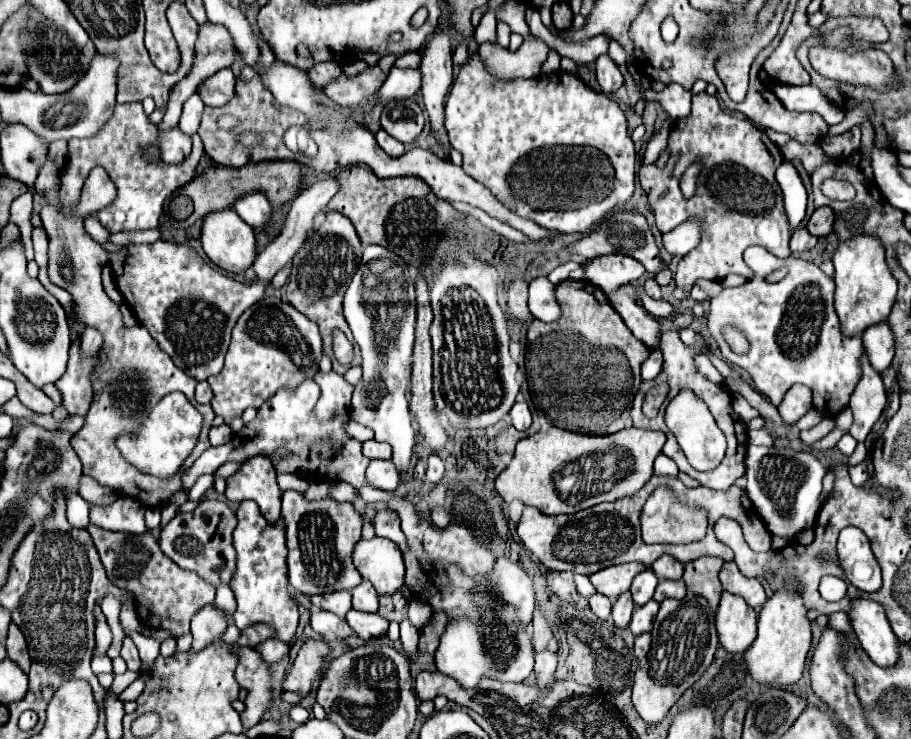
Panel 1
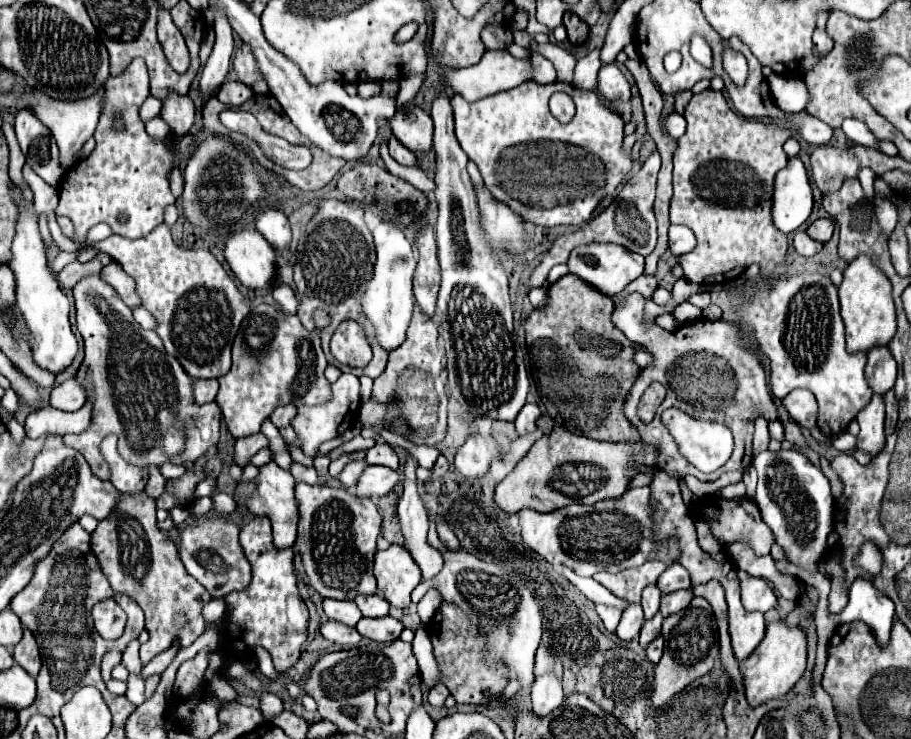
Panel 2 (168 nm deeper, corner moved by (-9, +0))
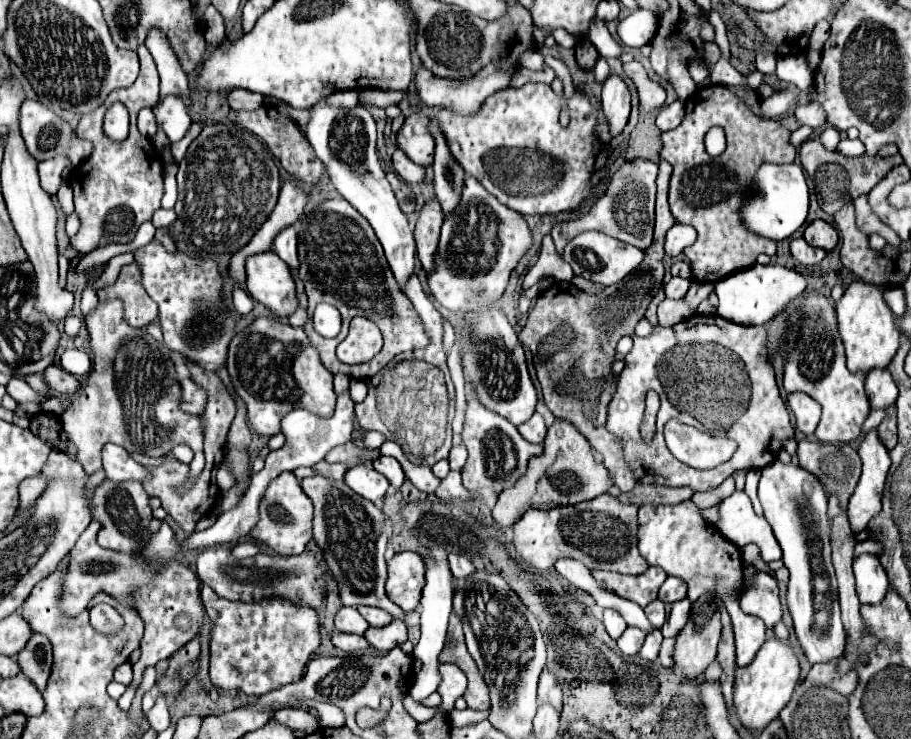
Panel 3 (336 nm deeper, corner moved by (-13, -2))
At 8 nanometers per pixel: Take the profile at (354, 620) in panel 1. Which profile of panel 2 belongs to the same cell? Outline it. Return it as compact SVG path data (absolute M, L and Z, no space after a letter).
M381 617L381 619L361 619L357 623L357 631L377 643L391 643L395 639L399 639L401 631L403 631L403 623L393 619L393 617Z

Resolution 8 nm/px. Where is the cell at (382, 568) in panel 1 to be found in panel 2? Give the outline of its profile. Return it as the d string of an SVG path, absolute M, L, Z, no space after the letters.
M389 545L387 549L377 551L373 573L383 599L399 609L409 607L411 593L421 581L421 569L417 569L417 563L409 557L405 547Z

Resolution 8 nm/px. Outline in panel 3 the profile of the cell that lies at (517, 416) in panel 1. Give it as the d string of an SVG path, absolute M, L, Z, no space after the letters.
M537 411L533 413L533 417L531 417L529 421L521 423L517 429L519 429L519 433L521 433L527 441L531 441L531 443L543 443L545 433L547 433L545 421L543 421L541 413L537 413Z

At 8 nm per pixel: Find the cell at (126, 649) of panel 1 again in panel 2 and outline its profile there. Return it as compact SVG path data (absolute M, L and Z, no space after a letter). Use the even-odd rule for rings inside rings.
M145 491L143 493L123 493L113 509L113 513L99 521L97 529L91 533L91 549L101 565L101 571L105 573L107 581L111 583L115 593L123 593L129 595L145 613L145 631L149 633L149 641L145 645L141 645L141 661L143 665L147 665L155 655L159 655L161 651L169 649L173 643L187 647L191 645L203 631L205 631L205 619L201 615L201 609L205 603L211 601L207 589L197 583L193 577L189 577L189 573L185 571L185 567L181 565L179 559L179 551L177 545L173 541L169 541L167 533L157 529L157 519L155 519L155 499L149 497ZM175 613L187 613L189 617L189 625L179 629L173 623L173 615Z

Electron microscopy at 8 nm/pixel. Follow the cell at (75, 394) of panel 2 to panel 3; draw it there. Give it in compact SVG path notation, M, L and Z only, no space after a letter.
M49 397L41 407L43 407L45 413L61 415L61 413L63 413L63 399L59 399L59 397Z

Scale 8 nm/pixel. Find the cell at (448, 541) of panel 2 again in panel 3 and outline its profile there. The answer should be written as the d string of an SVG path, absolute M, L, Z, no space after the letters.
M449 553L449 563L451 563L451 571L457 579L463 579L475 571L473 563L465 555L459 555L459 553Z

